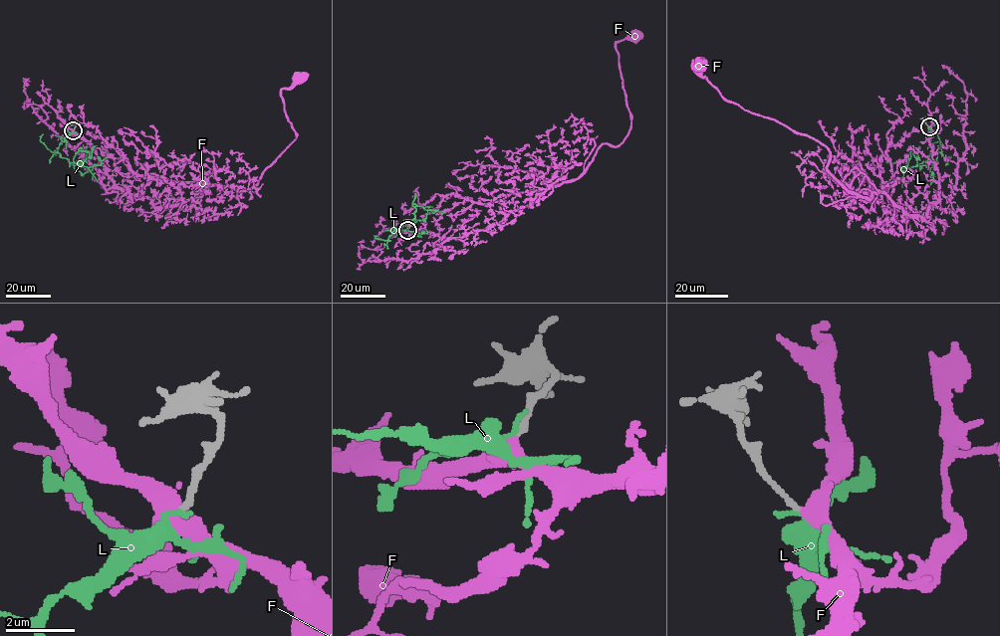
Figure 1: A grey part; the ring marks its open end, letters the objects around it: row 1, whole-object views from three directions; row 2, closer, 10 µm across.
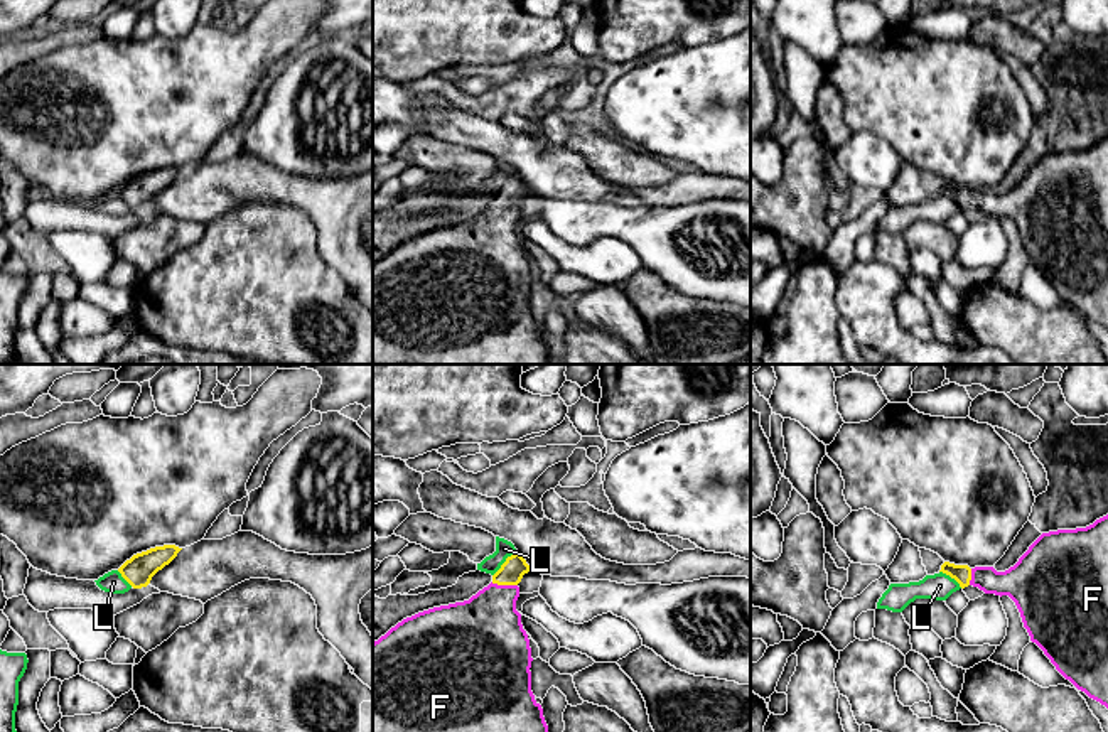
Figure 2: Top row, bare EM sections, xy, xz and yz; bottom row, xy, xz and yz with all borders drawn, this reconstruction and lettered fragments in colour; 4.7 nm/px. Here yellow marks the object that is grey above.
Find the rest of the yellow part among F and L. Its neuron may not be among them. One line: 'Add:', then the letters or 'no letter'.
Add: F

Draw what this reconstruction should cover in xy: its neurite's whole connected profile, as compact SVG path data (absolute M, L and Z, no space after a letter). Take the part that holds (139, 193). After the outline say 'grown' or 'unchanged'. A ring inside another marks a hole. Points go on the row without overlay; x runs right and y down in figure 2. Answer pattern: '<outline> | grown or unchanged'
M175 167L155 169L147 174L133 177L118 194L133 209L147 209L152 199L169 187L182 170Z | unchanged

